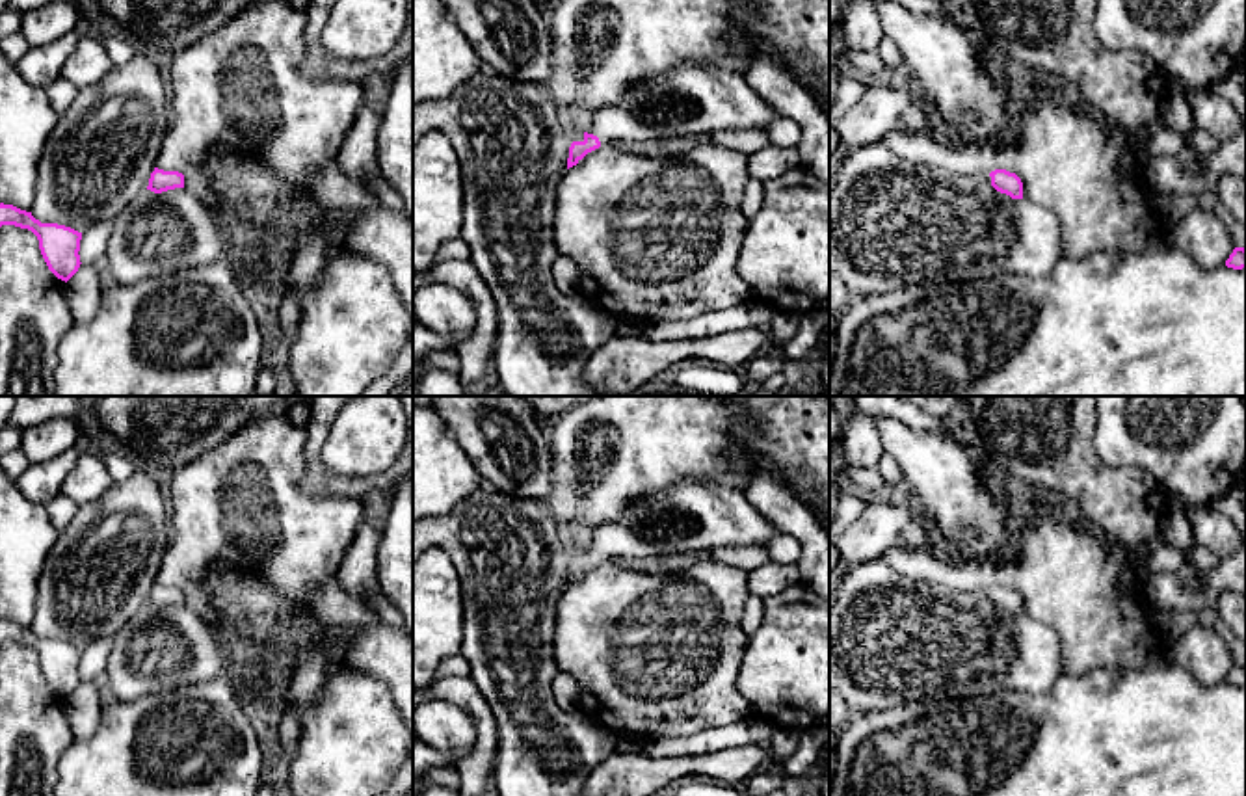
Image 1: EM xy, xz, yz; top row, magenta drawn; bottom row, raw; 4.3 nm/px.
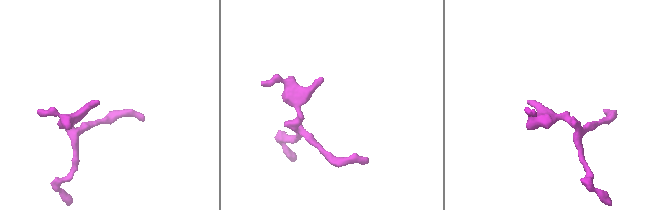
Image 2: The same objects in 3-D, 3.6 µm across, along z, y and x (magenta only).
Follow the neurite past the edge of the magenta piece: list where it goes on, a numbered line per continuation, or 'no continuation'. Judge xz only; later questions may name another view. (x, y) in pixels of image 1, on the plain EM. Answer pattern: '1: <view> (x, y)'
1: xz (692, 516)

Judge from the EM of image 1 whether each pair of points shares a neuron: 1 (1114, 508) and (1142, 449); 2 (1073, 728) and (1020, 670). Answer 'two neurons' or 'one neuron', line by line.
1: two neurons
2: two neurons

